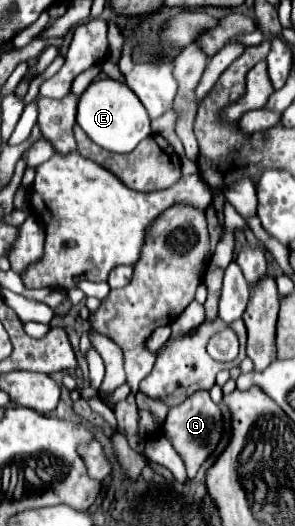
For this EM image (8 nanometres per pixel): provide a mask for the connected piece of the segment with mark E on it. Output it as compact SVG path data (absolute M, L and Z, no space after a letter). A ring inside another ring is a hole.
M99 78L89 84L89 88L79 98L77 108L77 124L83 132L101 148L117 154L131 152L143 138L151 136L151 120L127 84L121 84L113 78Z

